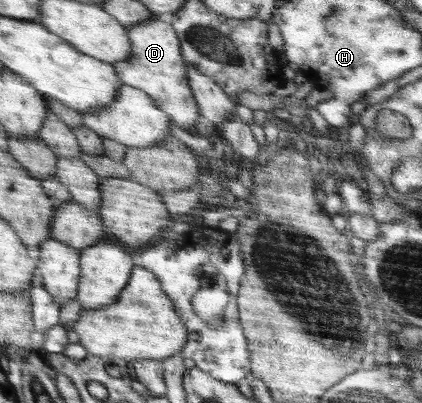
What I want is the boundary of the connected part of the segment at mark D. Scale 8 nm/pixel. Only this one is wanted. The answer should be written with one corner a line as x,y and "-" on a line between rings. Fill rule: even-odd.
157,16
150,21
136,23
126,28
132,45
129,59
113,65
116,75
123,84
144,91
155,105
170,116
170,121
187,131
196,131
201,127
201,115
192,88
186,78
187,62
183,59
175,30
164,17

